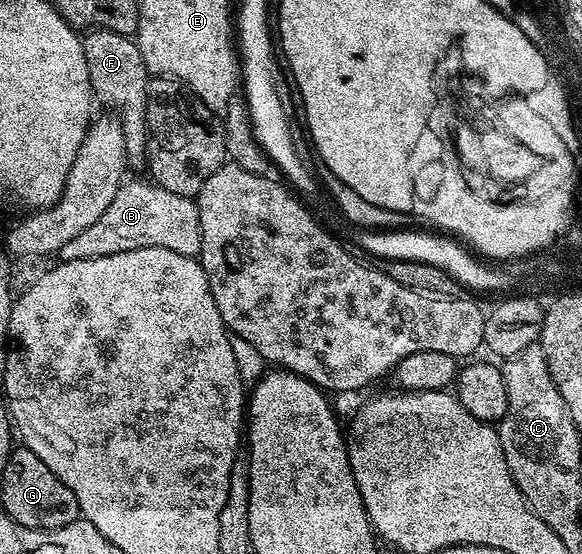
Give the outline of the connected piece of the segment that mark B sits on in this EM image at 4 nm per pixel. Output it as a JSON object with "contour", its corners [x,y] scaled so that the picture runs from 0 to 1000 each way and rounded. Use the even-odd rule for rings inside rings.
{"contour":[[[213,329],[204,339],[201,356],[194,356],[187,377],[153,406],[136,426],[125,428],[119,442],[103,449],[100,466],[158,468],[180,464],[194,457],[208,457],[222,449],[297,449],[297,457],[340,462],[345,442],[345,413],[342,412],[342,375],[333,357],[304,348],[290,348],[290,341],[268,338],[265,329]]]}

